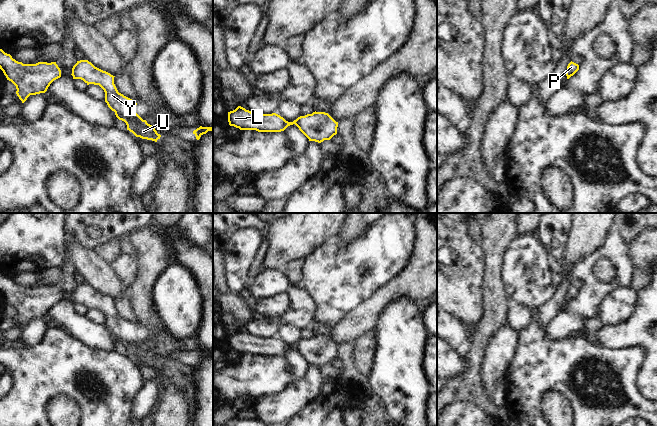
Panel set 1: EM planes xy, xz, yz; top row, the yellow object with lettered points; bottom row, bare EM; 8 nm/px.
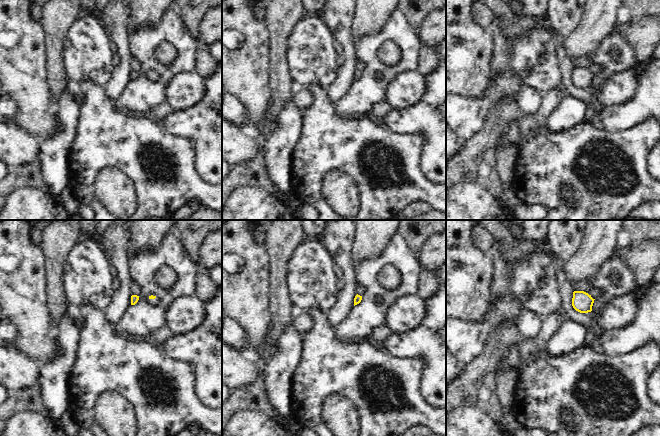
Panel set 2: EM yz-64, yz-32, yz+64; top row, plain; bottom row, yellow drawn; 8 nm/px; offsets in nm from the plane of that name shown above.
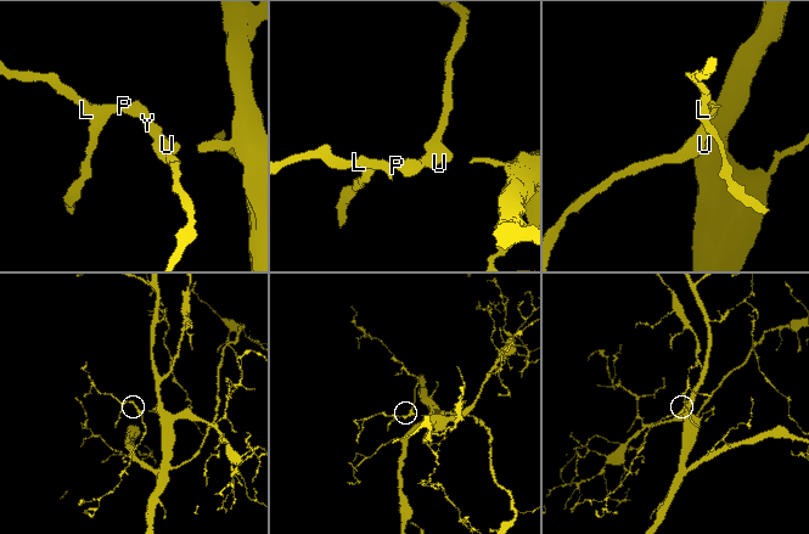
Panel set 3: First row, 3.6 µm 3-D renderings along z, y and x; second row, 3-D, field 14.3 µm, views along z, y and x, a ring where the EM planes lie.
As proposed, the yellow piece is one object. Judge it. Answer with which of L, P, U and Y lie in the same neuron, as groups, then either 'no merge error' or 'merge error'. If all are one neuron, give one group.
L P U Y; no merge error

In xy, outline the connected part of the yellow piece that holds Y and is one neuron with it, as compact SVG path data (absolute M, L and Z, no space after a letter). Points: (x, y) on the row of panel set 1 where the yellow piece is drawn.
M80 60L72 68L73 79L81 79L87 85L99 85L105 92L105 102L115 112L116 117L127 125L127 130L136 137L157 142L161 135L155 128L143 120L135 111L137 103L119 93L114 77L110 73L95 67L88 60Z

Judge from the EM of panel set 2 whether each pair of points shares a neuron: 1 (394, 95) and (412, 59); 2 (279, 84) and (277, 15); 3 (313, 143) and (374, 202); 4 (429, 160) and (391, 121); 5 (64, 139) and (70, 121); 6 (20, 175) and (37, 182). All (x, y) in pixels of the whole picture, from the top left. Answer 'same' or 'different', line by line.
1: different
2: same
3: same
4: same
5: same
6: same

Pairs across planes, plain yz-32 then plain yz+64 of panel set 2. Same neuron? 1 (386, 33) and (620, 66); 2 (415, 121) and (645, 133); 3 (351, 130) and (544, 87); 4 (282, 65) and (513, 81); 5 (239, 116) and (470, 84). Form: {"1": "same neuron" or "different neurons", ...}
{"1": "same neuron", "2": "different neurons", "3": "different neurons", "4": "different neurons", "5": "different neurons"}

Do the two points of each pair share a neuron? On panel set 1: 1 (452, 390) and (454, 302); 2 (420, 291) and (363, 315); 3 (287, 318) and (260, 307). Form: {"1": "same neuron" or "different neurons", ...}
{"1": "different neurons", "2": "same neuron", "3": "different neurons"}

